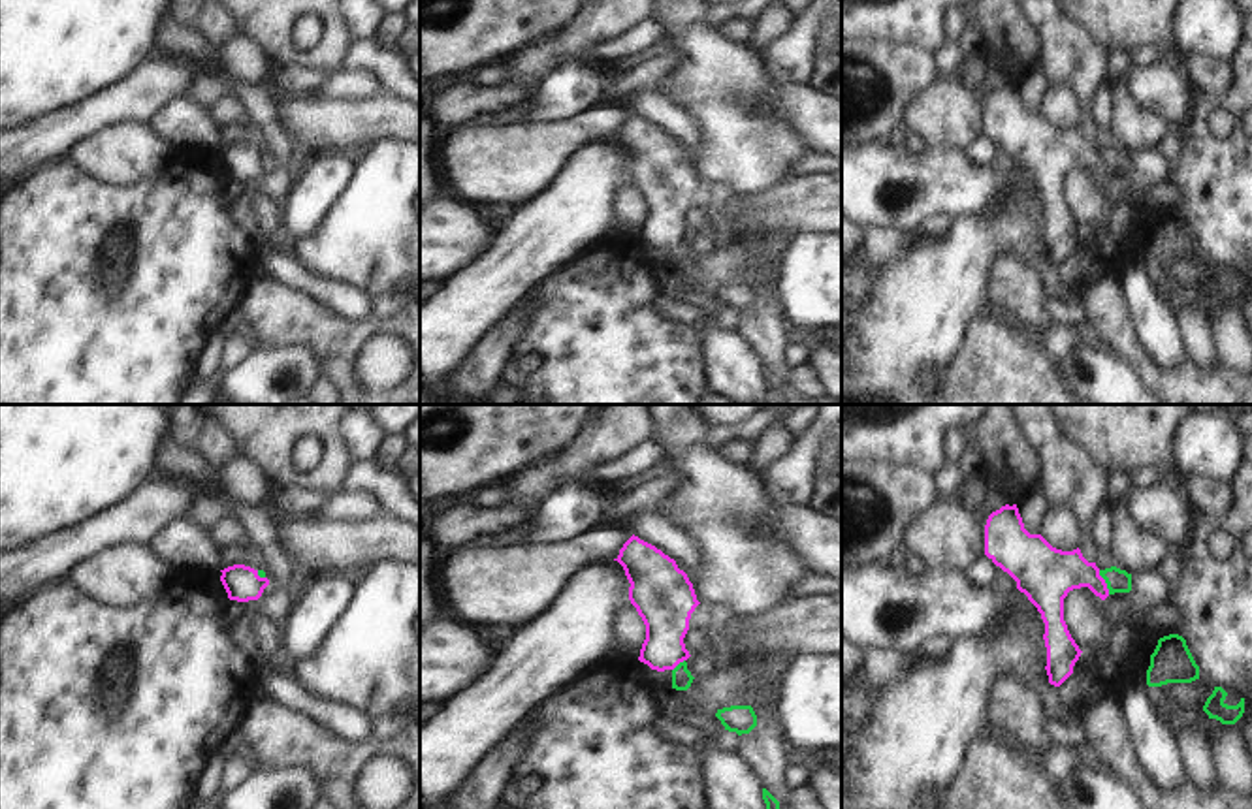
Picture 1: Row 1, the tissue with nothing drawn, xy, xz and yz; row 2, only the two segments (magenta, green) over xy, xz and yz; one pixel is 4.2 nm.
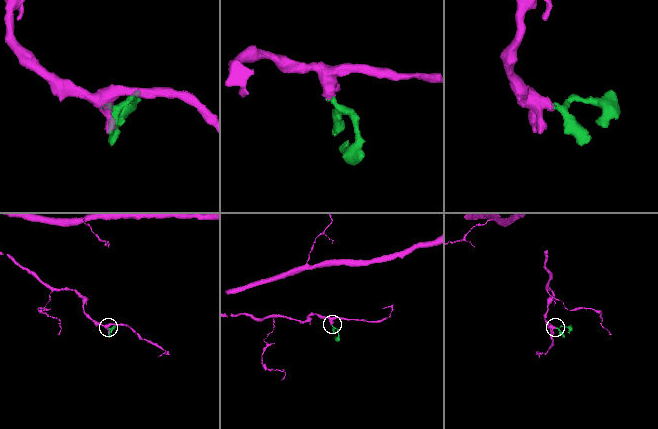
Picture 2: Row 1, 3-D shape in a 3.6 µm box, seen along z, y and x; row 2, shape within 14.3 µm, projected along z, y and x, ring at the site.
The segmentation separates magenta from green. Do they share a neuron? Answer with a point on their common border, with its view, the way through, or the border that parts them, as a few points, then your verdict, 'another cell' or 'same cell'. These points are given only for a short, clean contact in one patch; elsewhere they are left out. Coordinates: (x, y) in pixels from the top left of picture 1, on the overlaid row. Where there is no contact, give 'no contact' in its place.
yz (1104, 582) | across yz (1047, 574), (1089, 574), (1104, 582), (1117, 580) | same cell

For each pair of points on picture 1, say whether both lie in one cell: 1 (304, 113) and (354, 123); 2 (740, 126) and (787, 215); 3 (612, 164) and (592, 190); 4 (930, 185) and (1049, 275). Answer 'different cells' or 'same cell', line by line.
1: same cell
2: different cells
3: same cell
4: different cells

